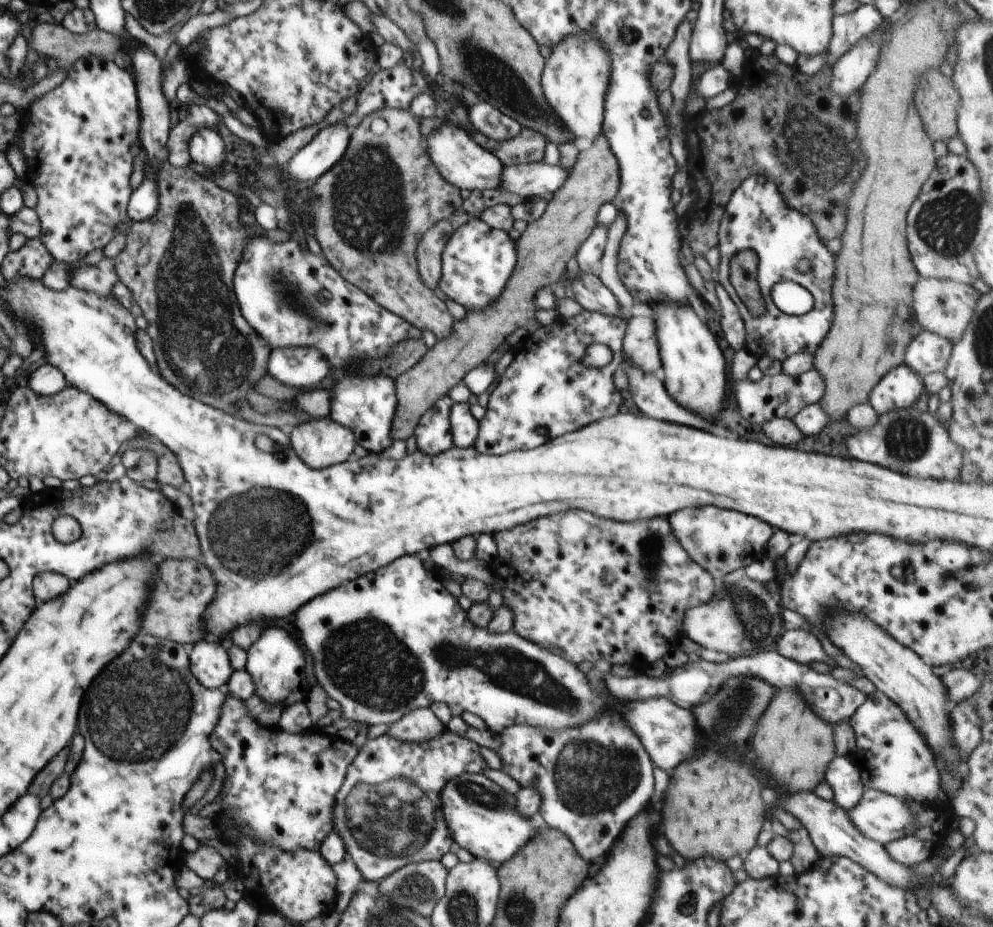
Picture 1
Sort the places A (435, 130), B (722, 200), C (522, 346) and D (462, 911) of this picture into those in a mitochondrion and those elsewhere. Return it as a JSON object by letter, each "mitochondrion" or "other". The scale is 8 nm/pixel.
{"A":"other","B":"other","C":"other","D":"mitochondrion"}

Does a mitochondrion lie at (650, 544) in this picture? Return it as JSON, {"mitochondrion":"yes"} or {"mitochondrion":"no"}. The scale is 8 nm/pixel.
{"mitochondrion":"yes"}

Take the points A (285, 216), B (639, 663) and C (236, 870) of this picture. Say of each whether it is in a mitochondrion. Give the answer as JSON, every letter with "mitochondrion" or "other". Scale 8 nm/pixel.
{"A":"other","B":"other","C":"other"}

